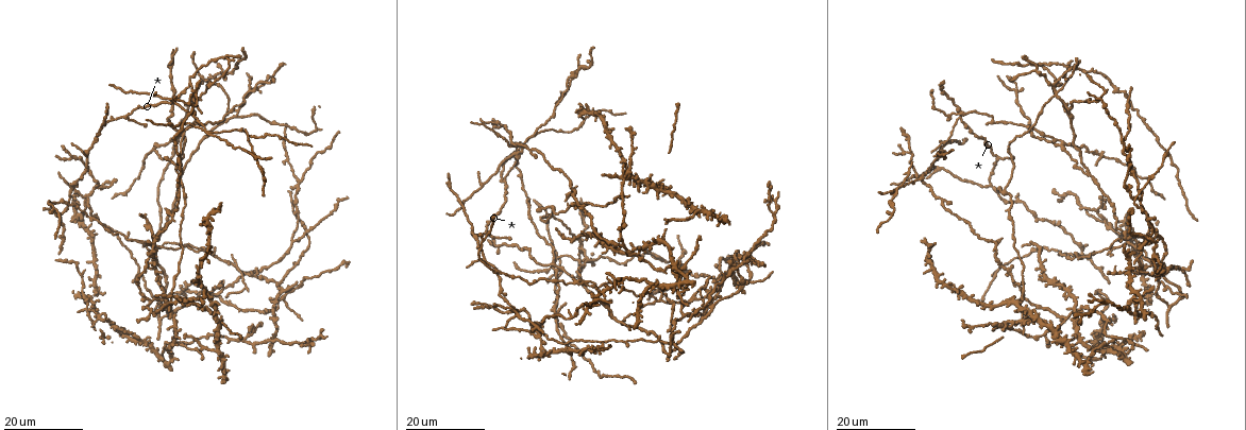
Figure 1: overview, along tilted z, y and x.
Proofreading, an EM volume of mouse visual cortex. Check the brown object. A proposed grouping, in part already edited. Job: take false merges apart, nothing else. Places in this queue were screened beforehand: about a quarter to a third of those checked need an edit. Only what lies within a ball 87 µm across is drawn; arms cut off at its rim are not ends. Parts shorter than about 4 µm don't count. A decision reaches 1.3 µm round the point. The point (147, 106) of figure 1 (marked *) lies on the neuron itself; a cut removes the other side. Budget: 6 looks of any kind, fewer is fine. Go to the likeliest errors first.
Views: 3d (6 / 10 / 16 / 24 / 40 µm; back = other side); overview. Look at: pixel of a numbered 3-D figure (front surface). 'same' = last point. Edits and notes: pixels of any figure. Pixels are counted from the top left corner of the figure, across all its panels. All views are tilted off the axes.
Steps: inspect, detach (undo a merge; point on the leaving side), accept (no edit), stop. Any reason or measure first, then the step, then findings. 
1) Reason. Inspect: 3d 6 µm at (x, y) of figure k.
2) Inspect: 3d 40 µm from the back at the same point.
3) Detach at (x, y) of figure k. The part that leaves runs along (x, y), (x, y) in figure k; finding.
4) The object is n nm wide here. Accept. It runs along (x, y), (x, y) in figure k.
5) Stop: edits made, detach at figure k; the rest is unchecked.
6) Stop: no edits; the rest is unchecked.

Four arms meet. Inspect: 3d 16 µm at (498, 247) of figure 1.

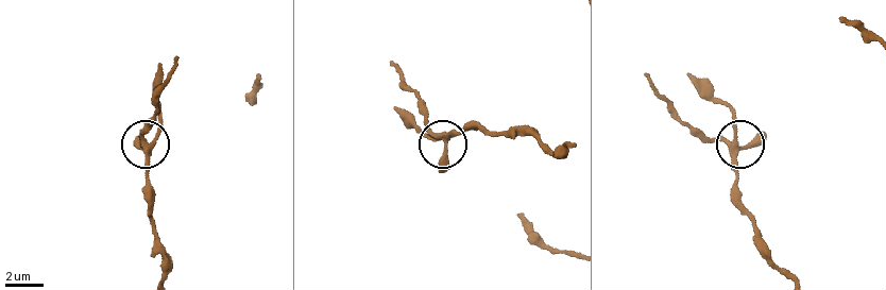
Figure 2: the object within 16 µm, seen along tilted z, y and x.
Inspect: 3d 10 µm at (443, 136) of figure 2.

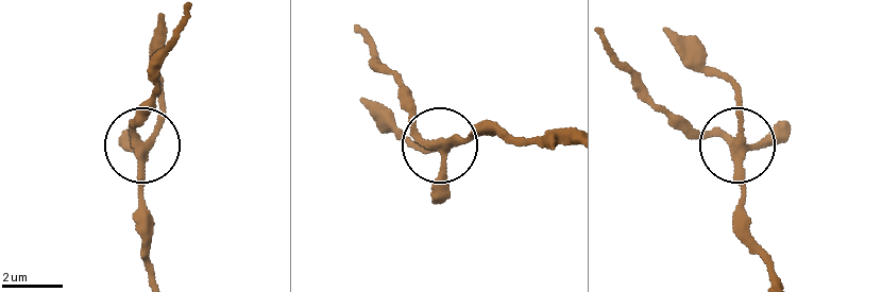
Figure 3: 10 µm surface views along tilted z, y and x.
Accept. It runs along (570, 143), (536, 144), (486, 132), (451, 148), (411, 147) in figure 3; continuous, no second neuron.

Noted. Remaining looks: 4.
Two arms in line, one across. Inspect: 3d 24 µm at (911, 151) of figure 1.

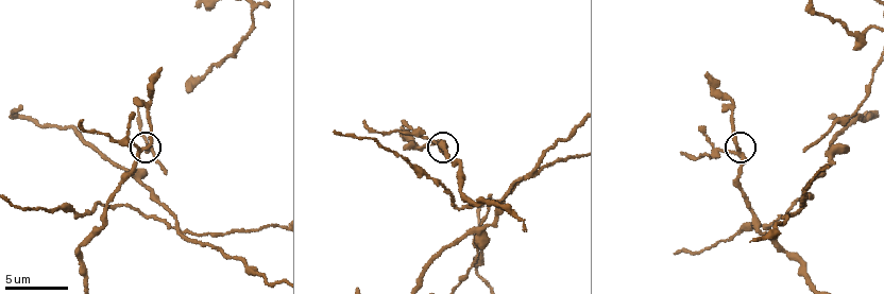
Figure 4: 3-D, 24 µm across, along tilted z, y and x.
Inspect: 3d 6 µm at (141, 150) of figure 4.

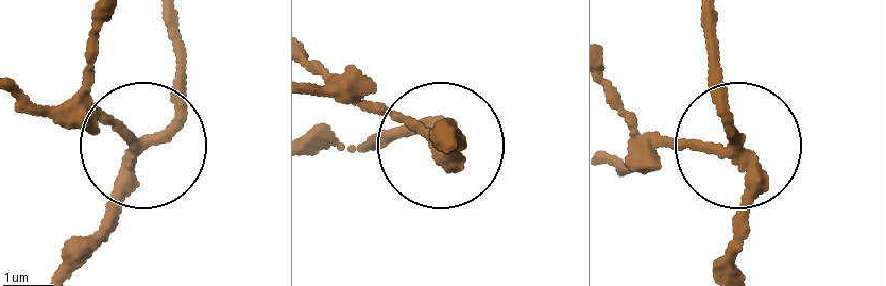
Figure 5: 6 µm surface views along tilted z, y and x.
The side arm is 8 µm long. Accept. It runs along (743, 266), (735, 157), (682, 138), (629, 144) in figure 5; one neuron here.

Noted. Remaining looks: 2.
Looks like a crossing. Inspect: 3d 24 µm at (580, 250) of figure 1.

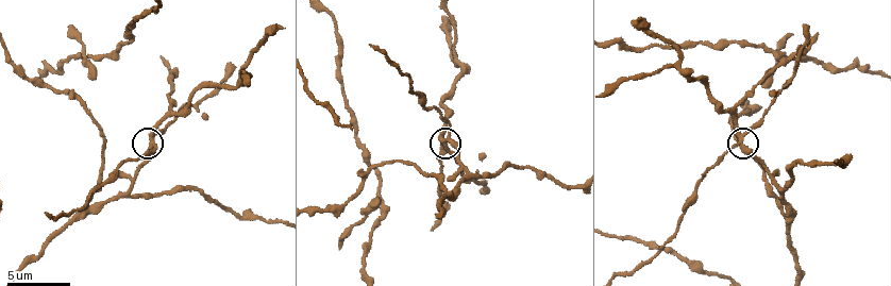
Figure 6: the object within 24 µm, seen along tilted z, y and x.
Inspect: 3d 10 µm at (741, 141) of figure 6.

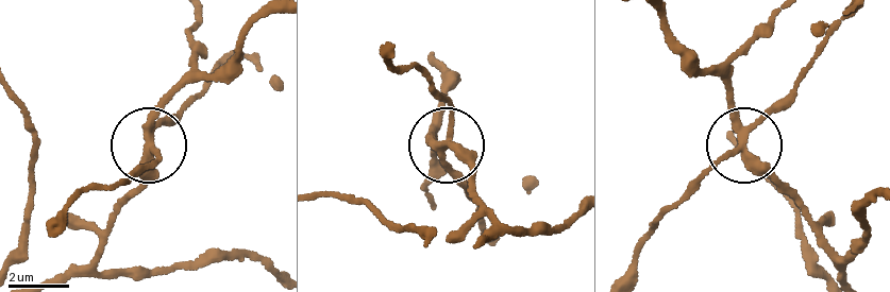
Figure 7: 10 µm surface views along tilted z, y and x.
The side arm is 20 µm long. Detach at (166, 122) of figure 7. The part that leaves runs along (154, 139), (155, 157), (86, 192), (52, 224) in figure 7; a second neuron is stuck on.

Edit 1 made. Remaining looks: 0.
Stop: edits made, detach at figure 7; the rest is unchecked.

